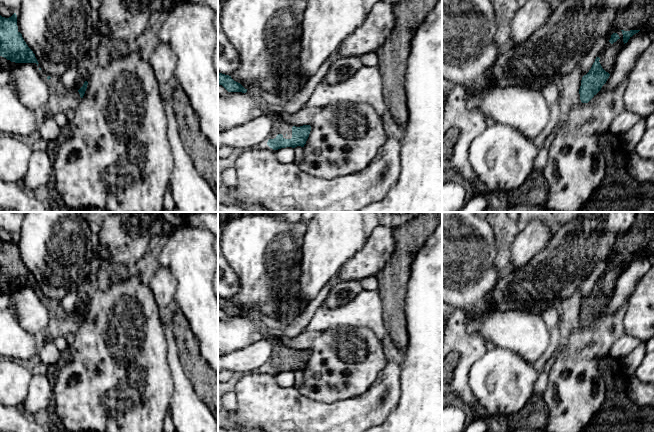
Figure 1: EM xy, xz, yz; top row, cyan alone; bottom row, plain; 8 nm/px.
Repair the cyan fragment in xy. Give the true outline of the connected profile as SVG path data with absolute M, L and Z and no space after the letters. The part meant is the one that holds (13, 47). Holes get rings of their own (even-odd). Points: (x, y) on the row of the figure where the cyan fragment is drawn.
M16 13L9 18L0 15L0 56L15 63L39 64L18 31Z

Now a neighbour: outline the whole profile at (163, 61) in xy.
M158 44L149 62L159 83L165 83L174 77L177 58L169 46Z

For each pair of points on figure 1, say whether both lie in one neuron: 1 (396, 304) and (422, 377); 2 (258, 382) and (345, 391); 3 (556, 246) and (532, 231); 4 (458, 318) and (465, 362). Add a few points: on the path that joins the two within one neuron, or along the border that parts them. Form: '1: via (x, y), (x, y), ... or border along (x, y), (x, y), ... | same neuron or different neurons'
1: border along (406, 317), (408, 346), (404, 352) | different neurons
2: border along (296, 388), (304, 395), (317, 401) | different neurons
3: border along (555, 228), (548, 242), (532, 258) | different neurons
4: via (459, 329), (459, 339), (465, 345), (465, 351) | same neuron

